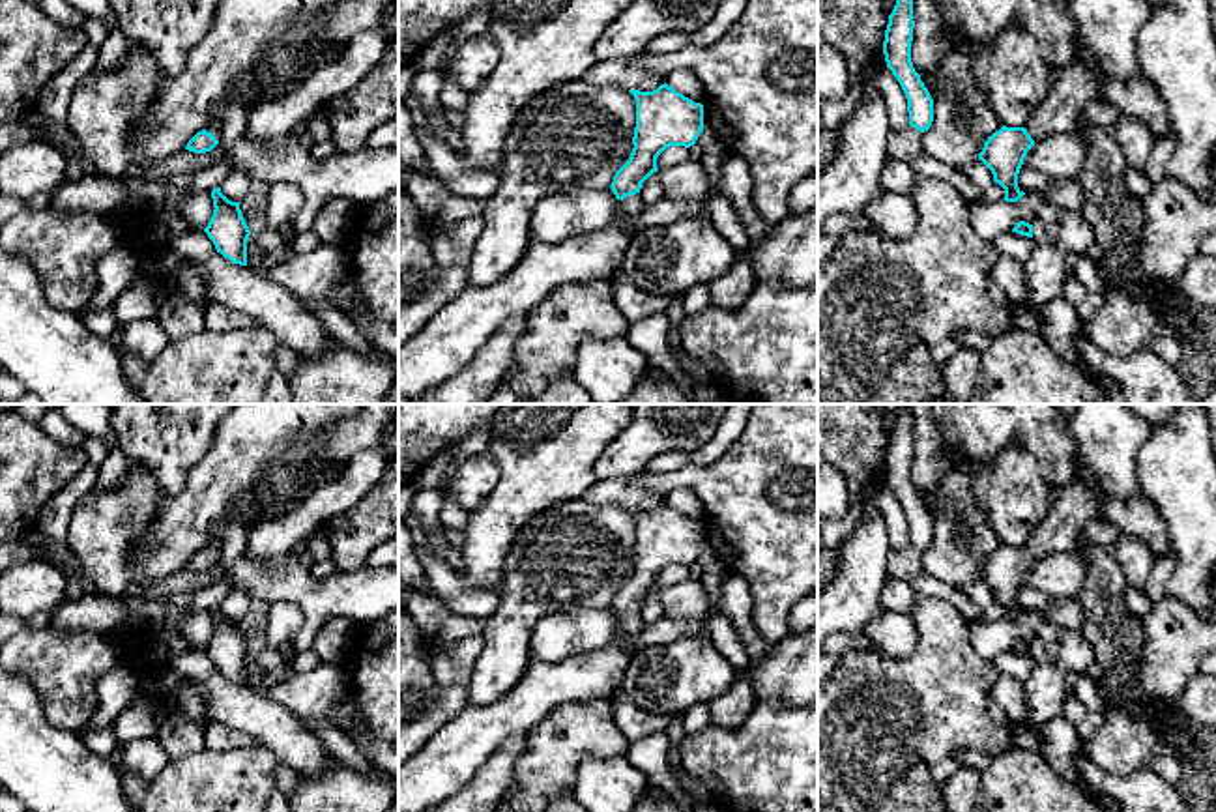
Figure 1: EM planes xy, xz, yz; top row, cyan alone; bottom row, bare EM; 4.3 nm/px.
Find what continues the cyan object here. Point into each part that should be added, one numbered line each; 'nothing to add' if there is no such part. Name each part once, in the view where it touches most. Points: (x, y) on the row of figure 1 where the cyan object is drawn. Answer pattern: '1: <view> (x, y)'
1: xz (629, 208)

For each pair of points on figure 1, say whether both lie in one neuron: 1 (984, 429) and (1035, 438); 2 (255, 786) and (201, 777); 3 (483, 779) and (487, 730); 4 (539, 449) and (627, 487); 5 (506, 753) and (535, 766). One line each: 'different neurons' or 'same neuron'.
1: same neuron
2: same neuron
3: different neurons
4: different neurons
5: different neurons

